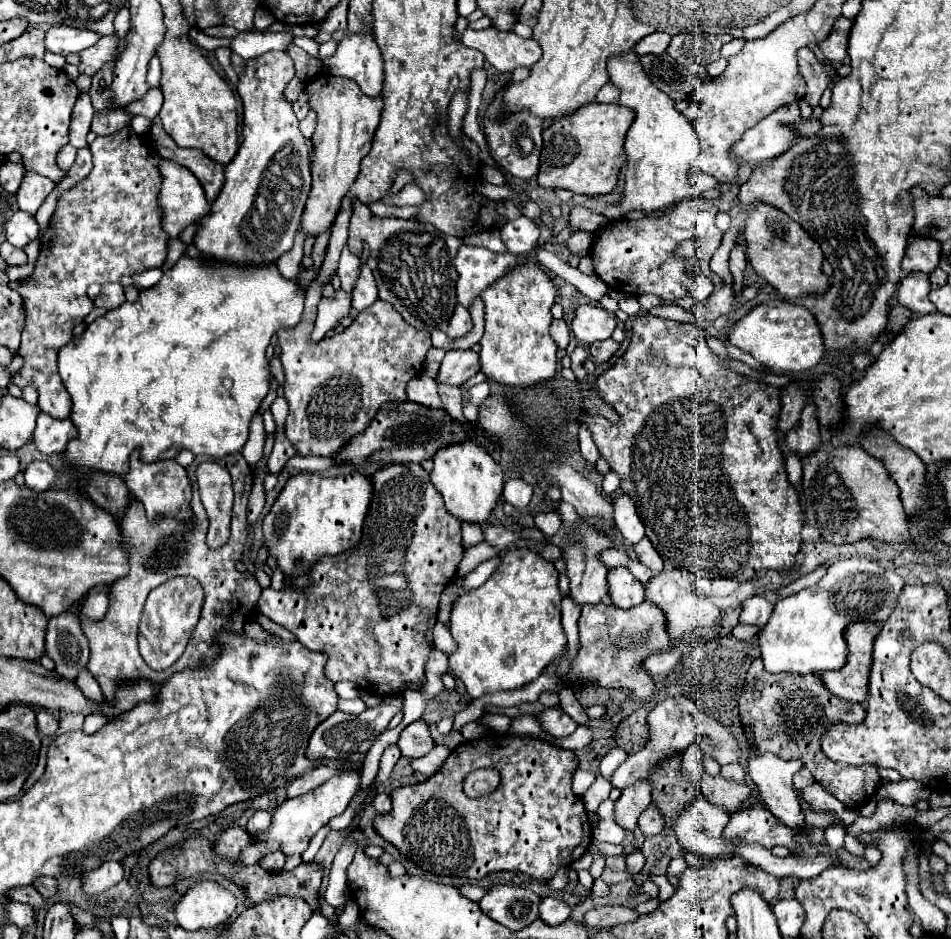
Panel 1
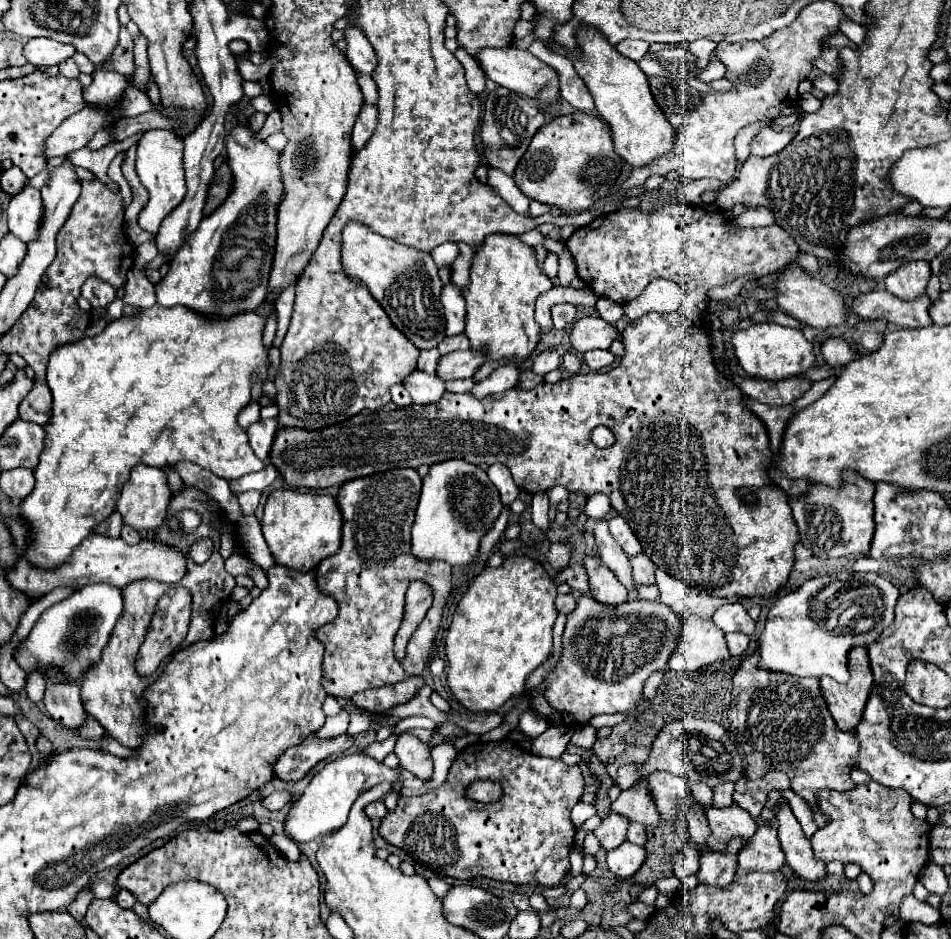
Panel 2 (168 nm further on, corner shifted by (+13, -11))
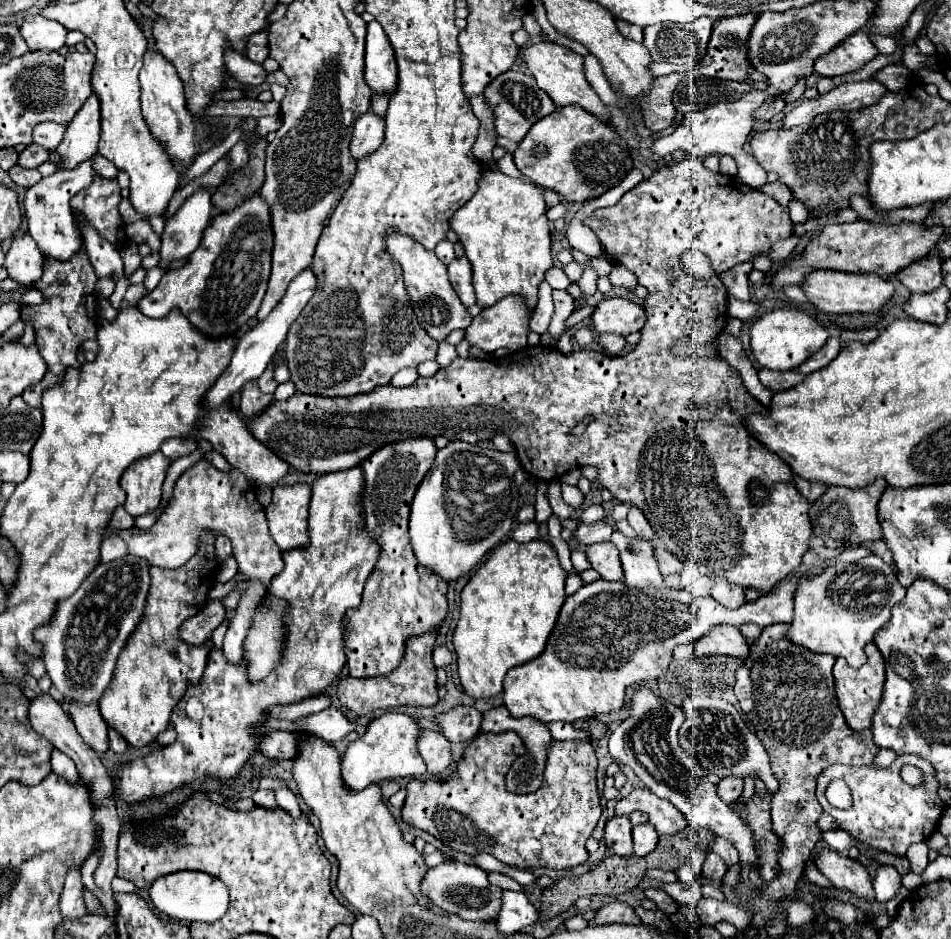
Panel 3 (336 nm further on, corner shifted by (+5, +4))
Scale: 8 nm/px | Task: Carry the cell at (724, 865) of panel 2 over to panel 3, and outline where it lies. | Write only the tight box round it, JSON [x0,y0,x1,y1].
[703,852,729,880]

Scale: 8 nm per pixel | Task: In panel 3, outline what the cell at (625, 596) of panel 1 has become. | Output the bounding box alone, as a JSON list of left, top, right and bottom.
[587,542,623,582]

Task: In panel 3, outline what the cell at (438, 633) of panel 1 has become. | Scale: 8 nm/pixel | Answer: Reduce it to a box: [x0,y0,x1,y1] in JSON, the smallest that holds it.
[433,646,451,666]

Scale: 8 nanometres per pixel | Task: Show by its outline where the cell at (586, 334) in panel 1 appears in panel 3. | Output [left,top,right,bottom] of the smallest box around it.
[591,298,645,336]

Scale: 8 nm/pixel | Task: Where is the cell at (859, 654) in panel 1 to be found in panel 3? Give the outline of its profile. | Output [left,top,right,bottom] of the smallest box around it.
[833,642,885,732]

